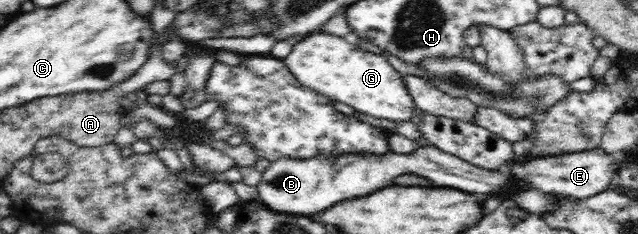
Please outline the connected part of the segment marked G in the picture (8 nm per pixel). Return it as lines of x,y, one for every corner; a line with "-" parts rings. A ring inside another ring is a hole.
322,31
313,32
298,41
292,53
286,55
282,61
302,85
328,95
334,101
346,103
362,113
398,122
406,122
413,115
415,105
404,86
403,75
394,69
387,58
348,43
346,37

